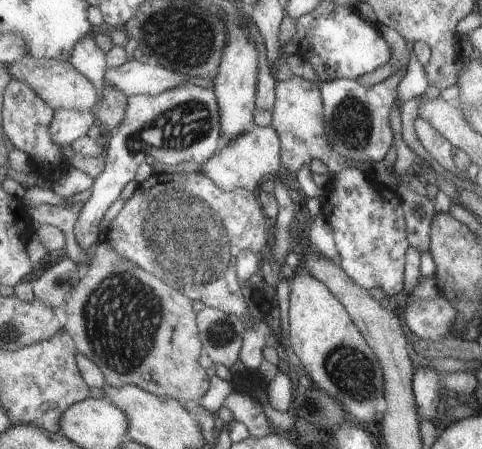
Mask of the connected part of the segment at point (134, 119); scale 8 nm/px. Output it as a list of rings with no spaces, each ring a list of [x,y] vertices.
[[[182,83],[157,95],[132,95],[127,99],[123,123],[104,148],[106,168],[93,180],[92,194],[83,203],[75,224],[76,242],[86,252],[92,244],[99,242],[100,222],[105,212],[121,196],[127,184],[135,182],[136,169],[144,162],[145,155],[154,156],[160,168],[176,166],[184,161],[202,165],[220,152],[220,110],[213,89]]]

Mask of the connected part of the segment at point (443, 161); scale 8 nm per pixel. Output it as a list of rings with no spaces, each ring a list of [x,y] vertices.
[[[418,117],[415,120],[415,131],[426,152],[448,172],[456,175],[454,161],[452,160],[453,144],[444,138],[425,118]]]

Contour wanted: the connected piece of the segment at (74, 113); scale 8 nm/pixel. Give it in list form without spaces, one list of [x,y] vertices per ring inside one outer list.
[[[56,109],[51,122],[52,138],[56,147],[70,145],[80,136],[86,136],[90,126],[96,122],[92,109],[80,111],[78,109]]]

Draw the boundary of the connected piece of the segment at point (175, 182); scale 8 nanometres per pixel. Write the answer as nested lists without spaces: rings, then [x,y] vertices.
[[[158,169],[146,181],[136,185],[134,196],[126,201],[124,208],[110,223],[108,227],[110,231],[106,232],[105,241],[108,241],[124,258],[130,259],[144,270],[164,278],[166,282],[180,286],[180,290],[188,298],[200,300],[206,307],[214,307],[223,313],[238,317],[246,330],[243,334],[239,360],[243,362],[246,370],[256,371],[263,362],[266,338],[278,333],[273,330],[271,324],[255,321],[251,317],[242,288],[240,288],[238,262],[243,250],[257,254],[262,248],[265,248],[266,244],[271,244],[271,224],[272,221],[265,214],[263,205],[258,203],[258,198],[253,191],[236,189],[228,193],[221,187],[217,187],[212,179],[208,178],[208,175],[200,171],[164,174]]]

